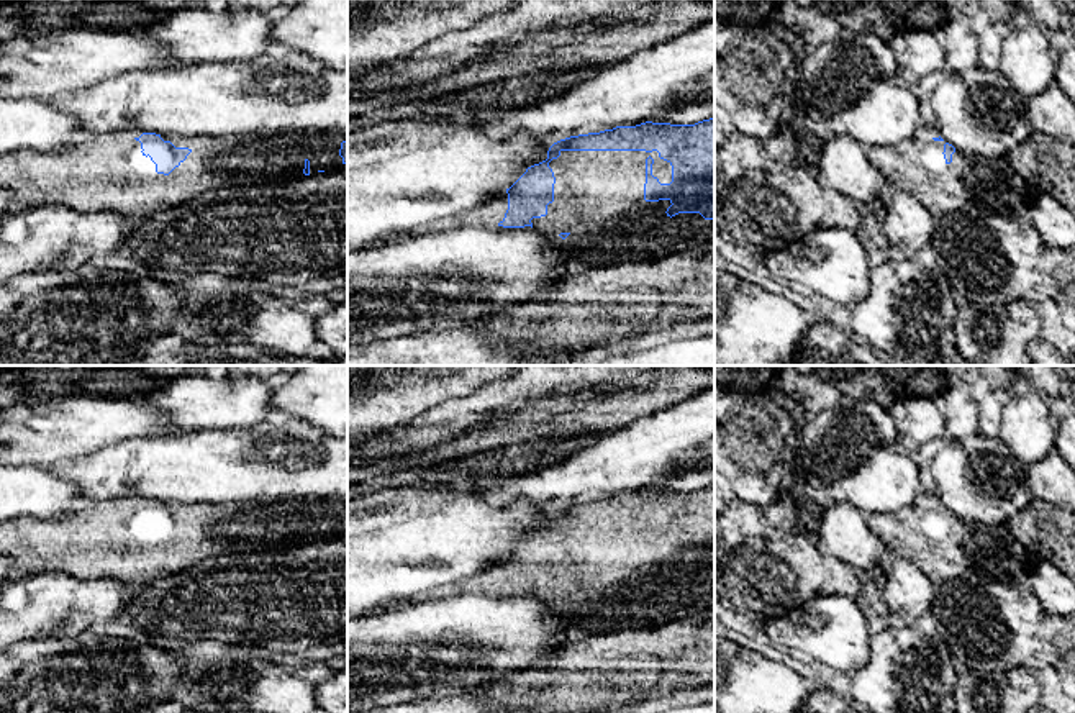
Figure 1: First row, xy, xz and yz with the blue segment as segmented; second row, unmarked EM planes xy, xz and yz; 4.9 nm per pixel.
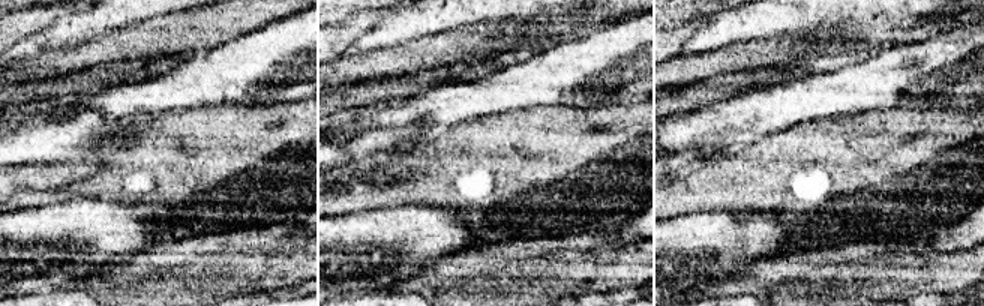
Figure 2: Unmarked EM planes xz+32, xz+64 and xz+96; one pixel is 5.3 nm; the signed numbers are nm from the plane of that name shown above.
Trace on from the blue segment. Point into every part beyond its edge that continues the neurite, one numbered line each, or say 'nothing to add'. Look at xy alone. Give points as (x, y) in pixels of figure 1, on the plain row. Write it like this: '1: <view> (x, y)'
1: xy (108, 540)

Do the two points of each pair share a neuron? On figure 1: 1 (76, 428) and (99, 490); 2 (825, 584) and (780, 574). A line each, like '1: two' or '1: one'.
1: two
2: one

